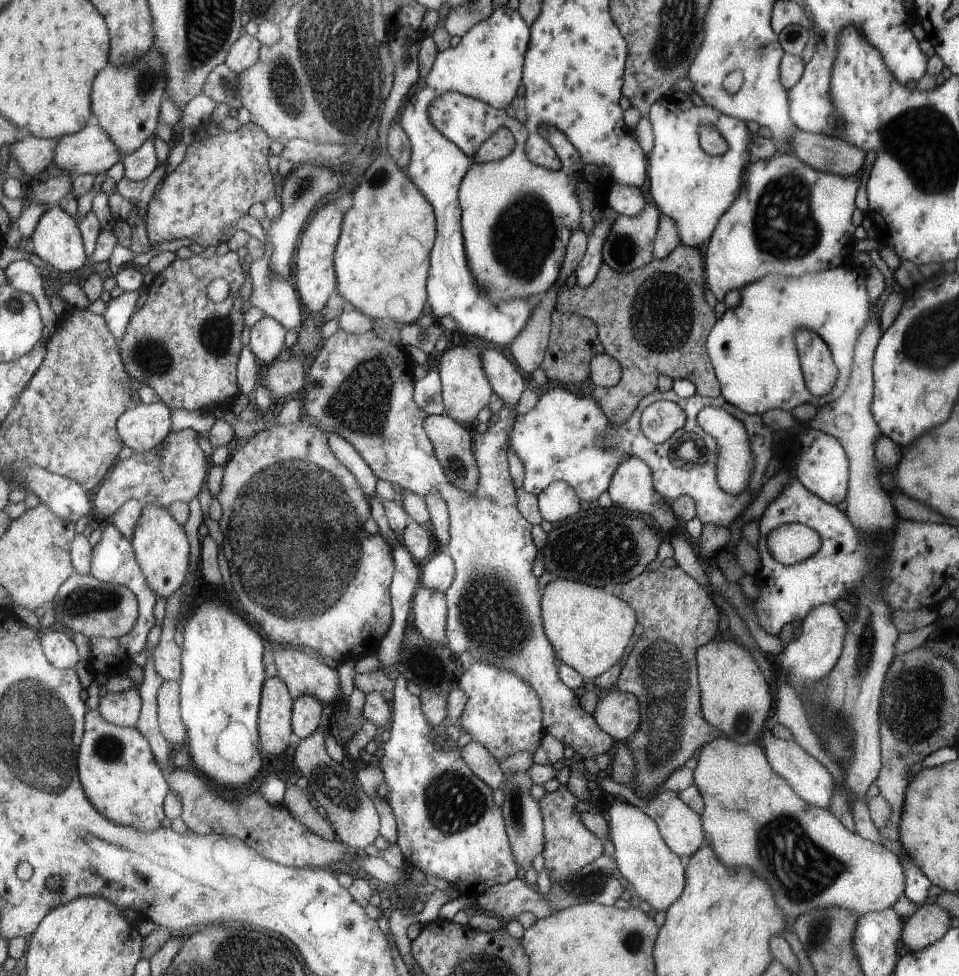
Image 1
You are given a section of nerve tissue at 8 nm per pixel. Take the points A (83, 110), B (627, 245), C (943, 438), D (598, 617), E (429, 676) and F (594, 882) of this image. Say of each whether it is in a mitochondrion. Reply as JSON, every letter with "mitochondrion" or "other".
{"A":"other","B":"mitochondrion","C":"other","D":"other","E":"other","F":"mitochondrion"}

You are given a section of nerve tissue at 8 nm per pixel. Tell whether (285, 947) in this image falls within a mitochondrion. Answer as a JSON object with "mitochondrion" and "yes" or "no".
{"mitochondrion":"no"}

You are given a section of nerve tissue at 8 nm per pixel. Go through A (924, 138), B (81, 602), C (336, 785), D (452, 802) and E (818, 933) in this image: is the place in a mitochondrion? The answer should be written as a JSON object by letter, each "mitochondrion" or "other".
{"A":"mitochondrion","B":"mitochondrion","C":"mitochondrion","D":"mitochondrion","E":"mitochondrion"}

